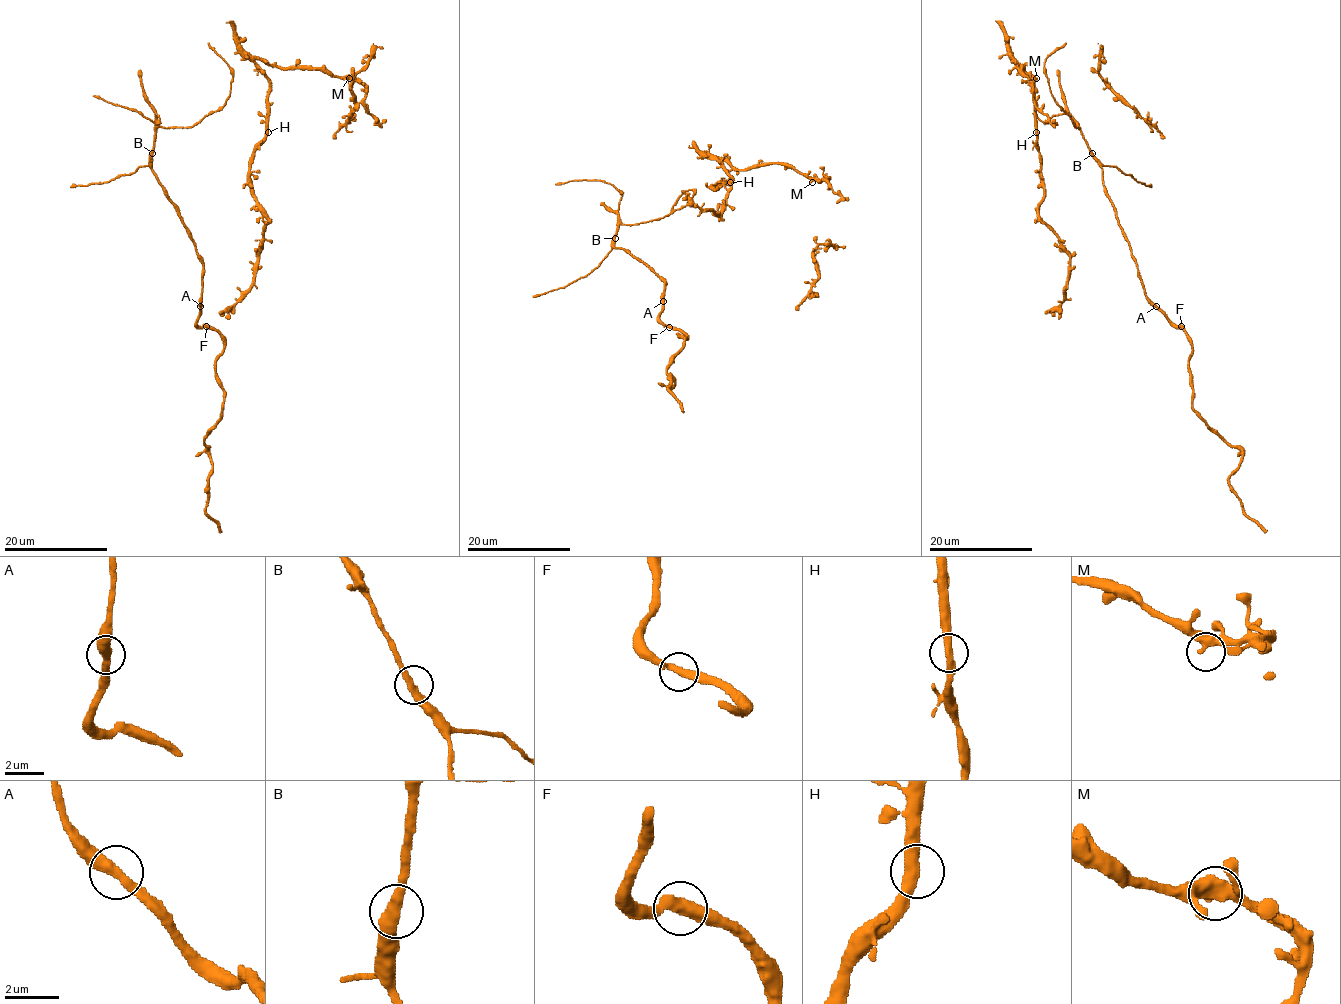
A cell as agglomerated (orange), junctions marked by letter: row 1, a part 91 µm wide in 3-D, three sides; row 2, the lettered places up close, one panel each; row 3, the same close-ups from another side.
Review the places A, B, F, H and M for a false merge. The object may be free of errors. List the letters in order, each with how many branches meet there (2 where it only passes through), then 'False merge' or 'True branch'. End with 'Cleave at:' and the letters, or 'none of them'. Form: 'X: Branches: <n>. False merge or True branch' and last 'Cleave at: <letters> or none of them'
A: Branches: 2. True branch
B: Branches: 2. True branch
F: Branches: 2. True branch
H: Branches: 2. True branch
M: Branches: 2. True branch
Cleave at: none of them

